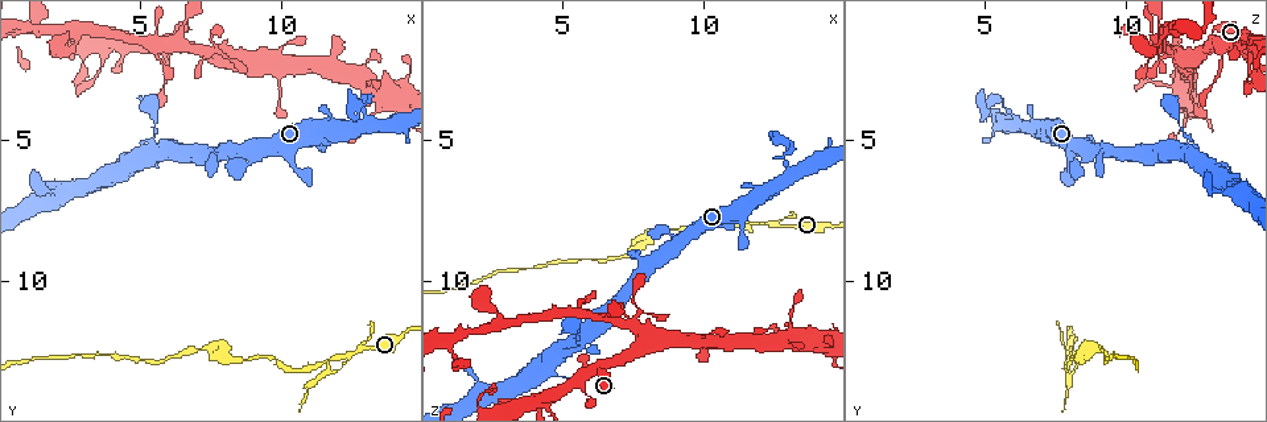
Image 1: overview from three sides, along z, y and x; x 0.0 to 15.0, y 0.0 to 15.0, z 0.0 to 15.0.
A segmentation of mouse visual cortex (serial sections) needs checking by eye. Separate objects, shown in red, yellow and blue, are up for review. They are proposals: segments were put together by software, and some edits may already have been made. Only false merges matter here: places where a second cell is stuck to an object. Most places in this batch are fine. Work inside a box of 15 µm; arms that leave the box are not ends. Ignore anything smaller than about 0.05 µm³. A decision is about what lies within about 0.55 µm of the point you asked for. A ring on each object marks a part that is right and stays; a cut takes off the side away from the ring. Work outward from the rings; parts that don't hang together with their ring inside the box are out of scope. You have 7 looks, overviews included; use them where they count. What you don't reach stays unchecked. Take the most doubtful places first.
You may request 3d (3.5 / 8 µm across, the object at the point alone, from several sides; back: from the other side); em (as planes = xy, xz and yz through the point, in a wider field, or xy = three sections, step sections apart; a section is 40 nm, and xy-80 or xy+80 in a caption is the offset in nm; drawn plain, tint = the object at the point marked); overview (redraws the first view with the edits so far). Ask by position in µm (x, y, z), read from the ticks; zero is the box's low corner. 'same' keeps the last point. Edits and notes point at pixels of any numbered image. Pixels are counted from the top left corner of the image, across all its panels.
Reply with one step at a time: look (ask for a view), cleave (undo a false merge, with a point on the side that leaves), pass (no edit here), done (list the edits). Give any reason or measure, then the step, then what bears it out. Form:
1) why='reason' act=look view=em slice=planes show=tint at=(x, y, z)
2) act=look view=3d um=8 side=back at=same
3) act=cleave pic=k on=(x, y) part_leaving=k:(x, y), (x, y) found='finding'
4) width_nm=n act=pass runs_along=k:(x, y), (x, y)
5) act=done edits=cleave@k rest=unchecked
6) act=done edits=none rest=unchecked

why='three arms meet' act=look view=3d um=3.5 at=(12.5, 12.5, 8.0)

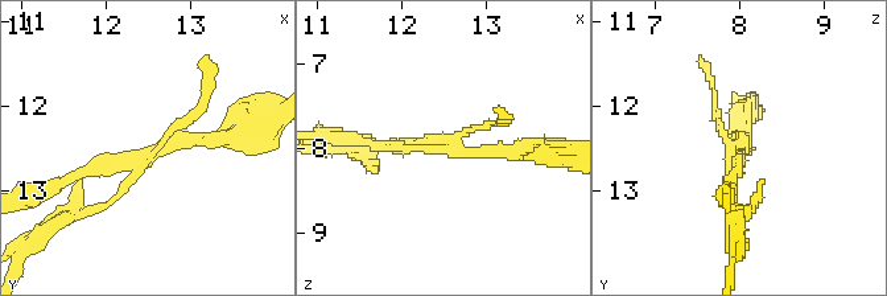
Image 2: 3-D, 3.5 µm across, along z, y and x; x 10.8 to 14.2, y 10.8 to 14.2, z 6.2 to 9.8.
why='shape alone is not enough' act=look view=em slice=planes show=tint at=(12.60, 12.55, 8.00)

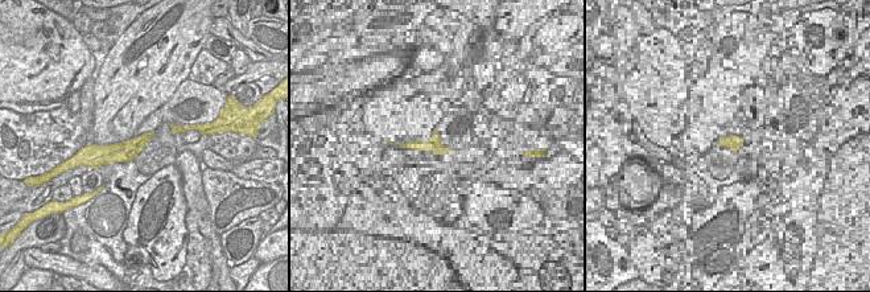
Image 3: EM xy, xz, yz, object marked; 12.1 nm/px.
act=cleave pic=2 on=(94, 209) part_leaving=2:(148, 160), (107, 205), (46, 233) found='a second cell is stuck on'

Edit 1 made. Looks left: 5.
act=look view=overview

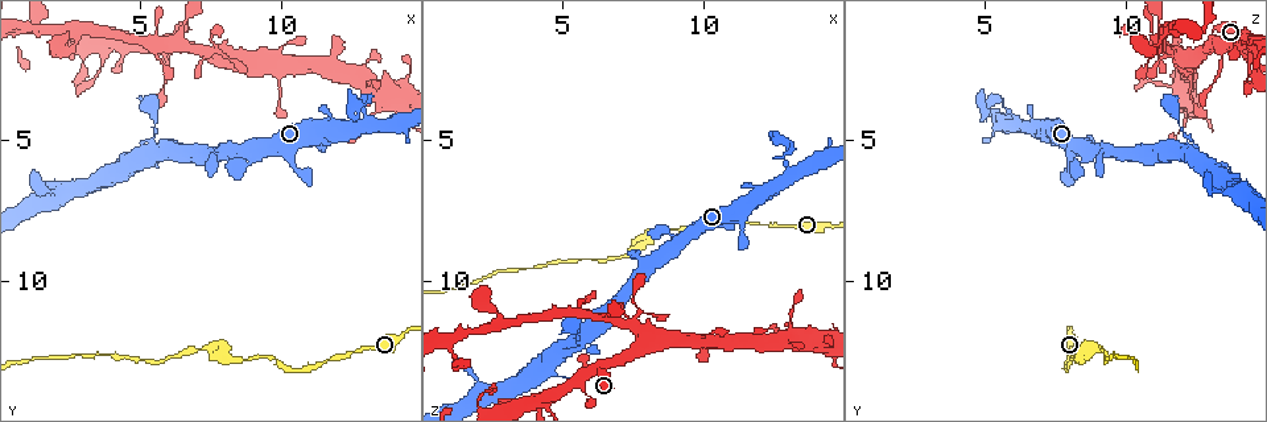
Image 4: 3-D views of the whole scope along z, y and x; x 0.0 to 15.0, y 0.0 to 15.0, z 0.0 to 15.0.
why='a narrow waist' act=look view=3d um=3.5 at=(7.6, 1.6, 10.8)

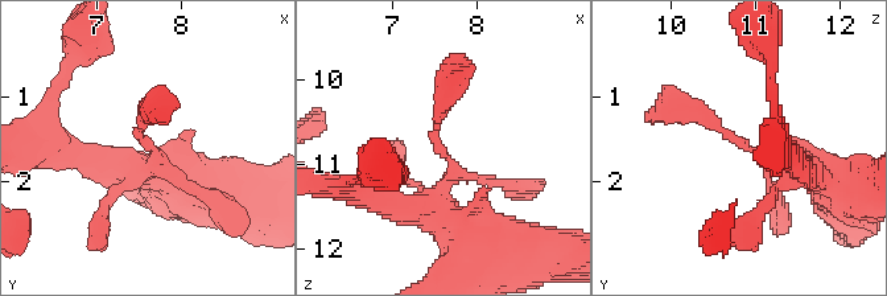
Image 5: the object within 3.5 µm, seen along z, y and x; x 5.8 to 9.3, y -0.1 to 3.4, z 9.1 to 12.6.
act=look view=em slice=xy step=5 show=tint at=(7.55, 1.55, 10.85)

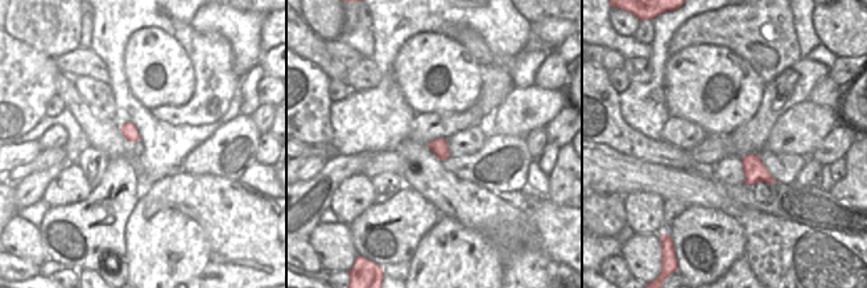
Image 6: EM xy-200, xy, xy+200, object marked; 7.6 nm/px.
act=pass runs_along=5:(808, 168), (669, 107) found='continuous, no second cell'

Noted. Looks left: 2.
why='abrupt turn' act=look view=em slice=xy step=1 show=tint at=(12.8, 3.6, 5.6)

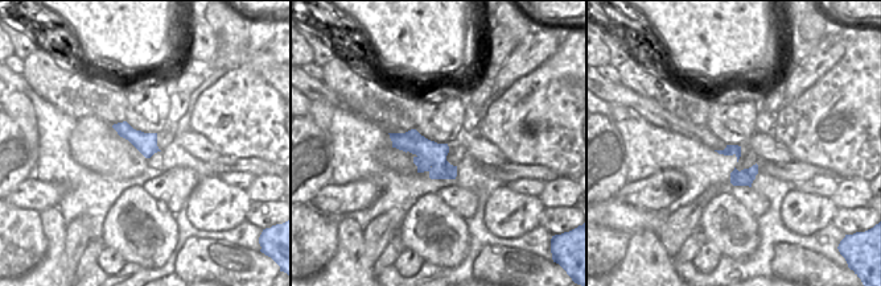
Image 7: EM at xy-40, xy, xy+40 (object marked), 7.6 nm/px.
act=look view=3d um=3.5 at=same

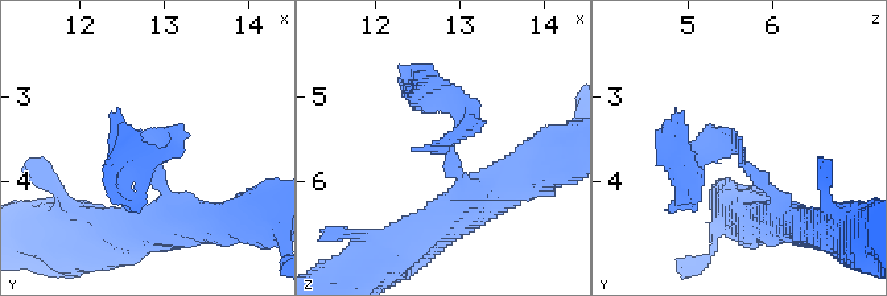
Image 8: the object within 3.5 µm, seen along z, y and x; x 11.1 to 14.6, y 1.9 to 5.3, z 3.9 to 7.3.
width_nm=240 act=pass runs_along=8:(795, 218), (720, 138), (683, 157) found='all the same cell'

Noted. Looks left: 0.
act=done edits=cleave@2 rest=unchecked

